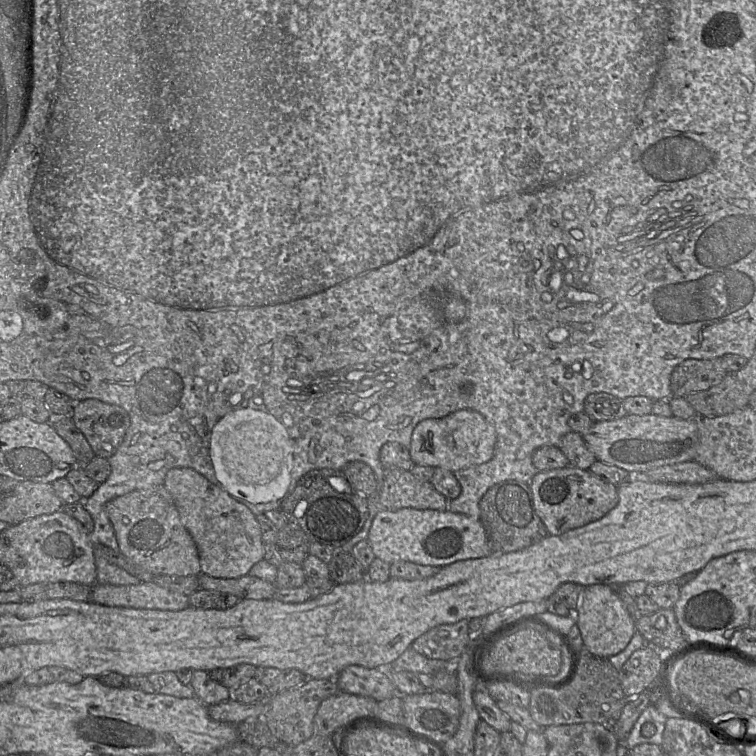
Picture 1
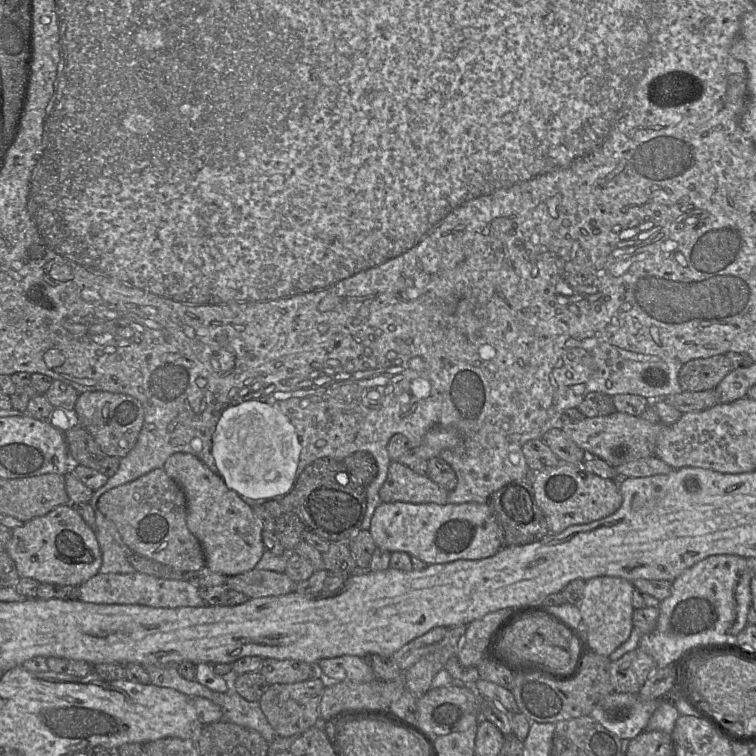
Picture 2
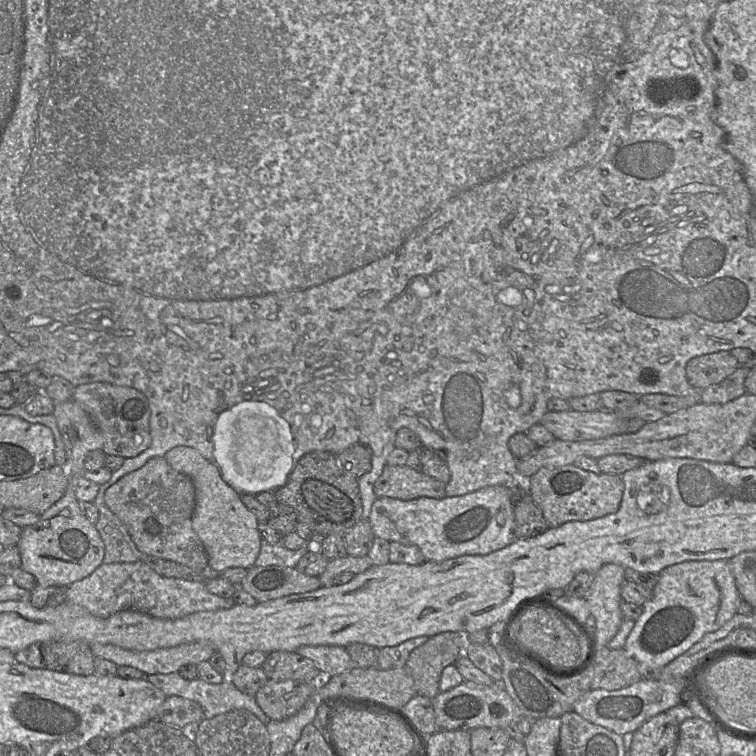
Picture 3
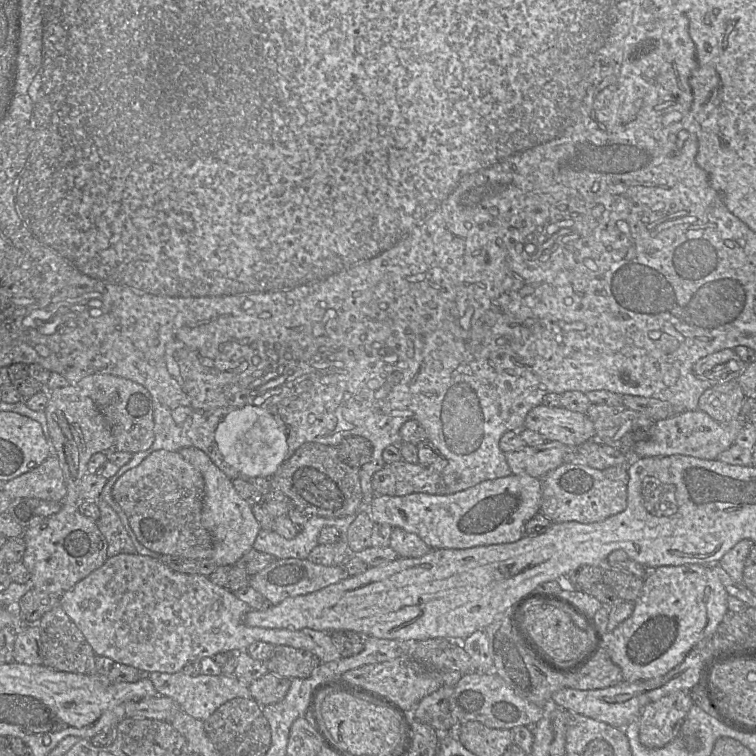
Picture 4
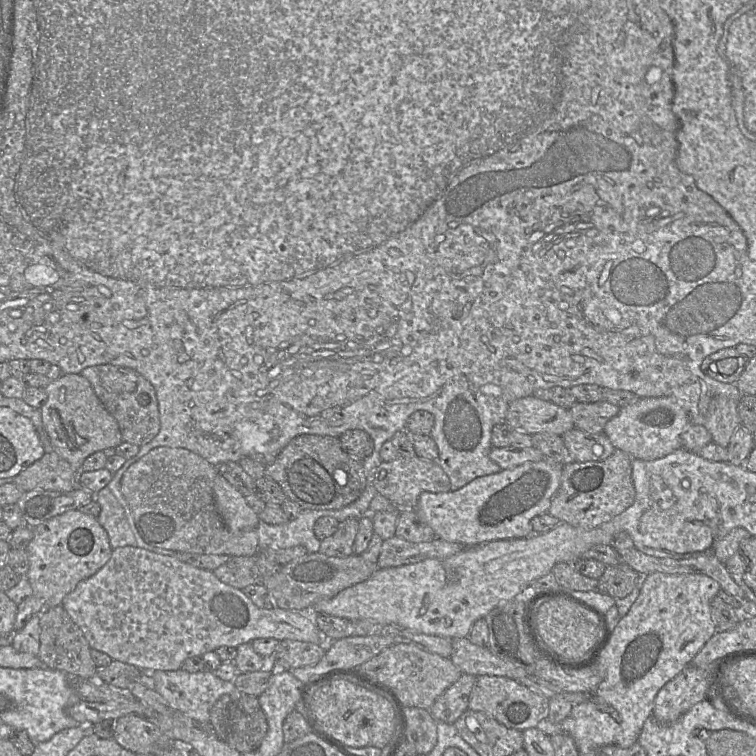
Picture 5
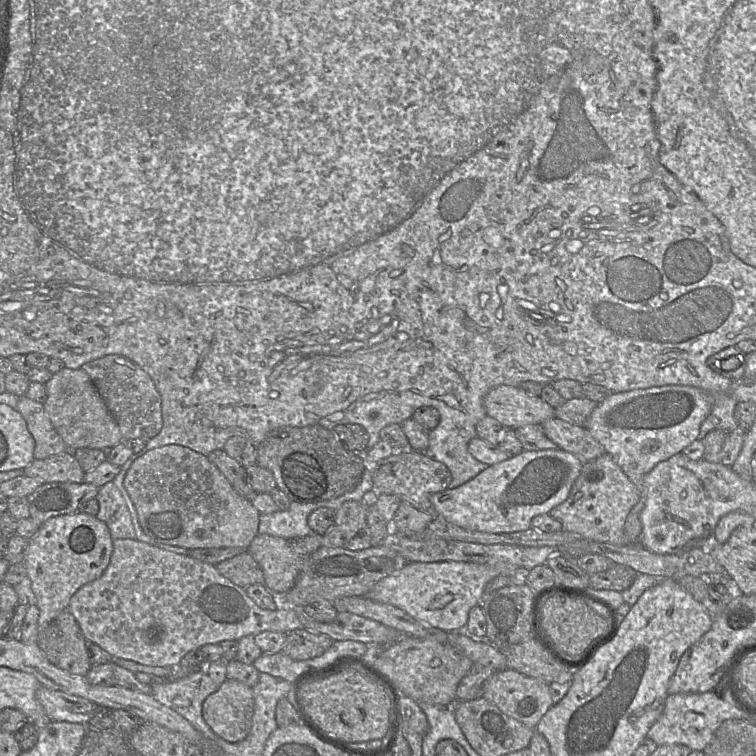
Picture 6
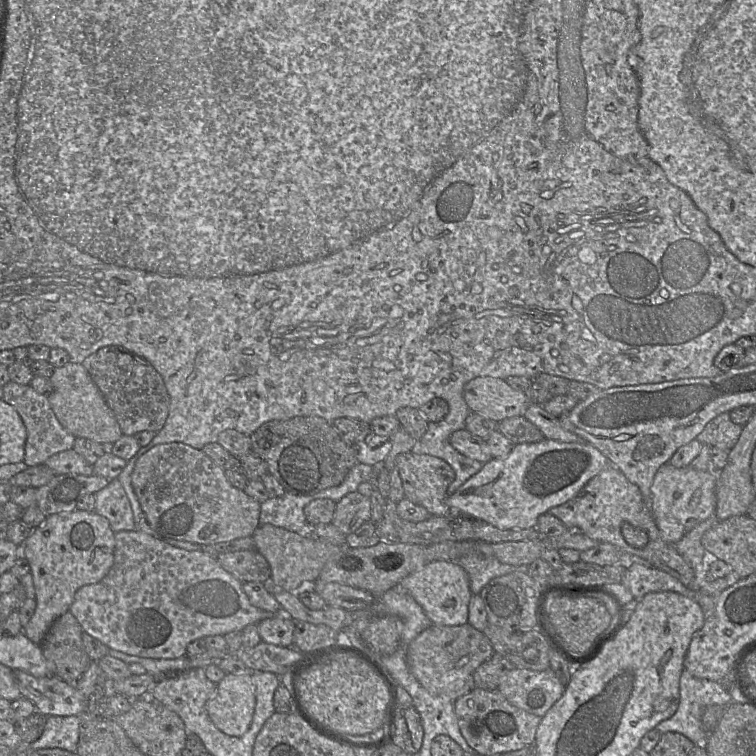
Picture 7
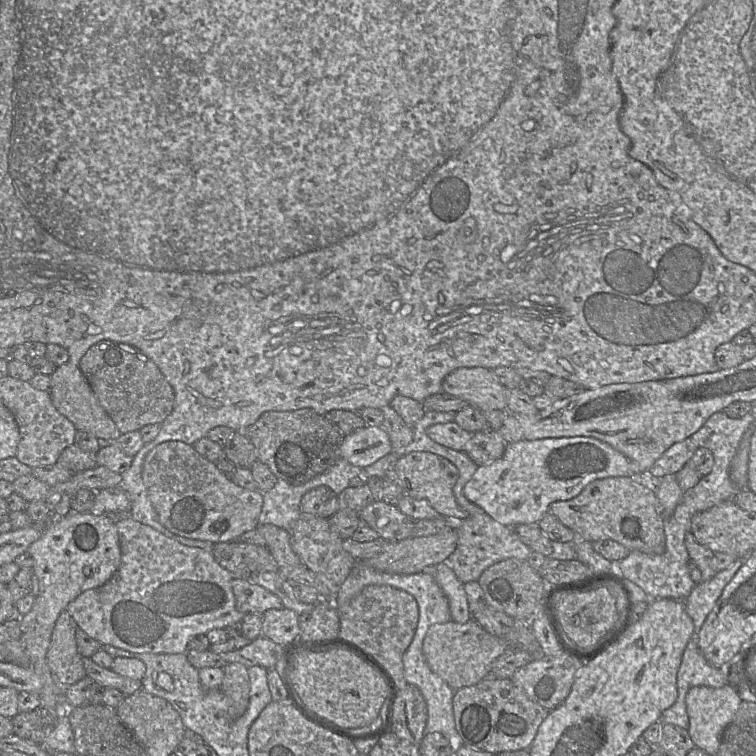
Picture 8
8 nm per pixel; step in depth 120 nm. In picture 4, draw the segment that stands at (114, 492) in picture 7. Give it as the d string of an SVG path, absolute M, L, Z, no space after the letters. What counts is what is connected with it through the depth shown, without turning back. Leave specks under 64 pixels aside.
M99 497L95 503L100 510L96 525L107 541L107 557L118 554L135 554L135 546L116 512Z

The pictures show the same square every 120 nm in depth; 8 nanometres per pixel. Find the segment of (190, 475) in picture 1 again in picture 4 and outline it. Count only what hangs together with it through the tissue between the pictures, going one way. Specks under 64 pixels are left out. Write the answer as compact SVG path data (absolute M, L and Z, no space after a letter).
M186 447L178 450L181 457L195 467L204 479L204 500L201 523L213 539L212 560L217 566L233 565L253 548L261 530L252 506L242 499L235 490L232 479L221 471L200 449Z

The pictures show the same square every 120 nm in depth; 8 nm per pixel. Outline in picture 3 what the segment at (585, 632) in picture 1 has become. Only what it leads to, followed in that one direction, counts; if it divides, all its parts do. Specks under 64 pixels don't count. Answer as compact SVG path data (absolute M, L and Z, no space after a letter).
M614 563L601 567L594 575L593 583L584 597L595 622L595 627L591 629L595 654L597 649L608 645L624 620L620 608L624 570L623 566Z

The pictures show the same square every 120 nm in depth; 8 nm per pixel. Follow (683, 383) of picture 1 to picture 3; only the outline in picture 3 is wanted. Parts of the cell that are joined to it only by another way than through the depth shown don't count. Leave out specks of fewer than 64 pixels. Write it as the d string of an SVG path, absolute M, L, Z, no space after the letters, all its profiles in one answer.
M719 351L691 359L686 365L688 382L696 389L717 384L740 367L730 351Z

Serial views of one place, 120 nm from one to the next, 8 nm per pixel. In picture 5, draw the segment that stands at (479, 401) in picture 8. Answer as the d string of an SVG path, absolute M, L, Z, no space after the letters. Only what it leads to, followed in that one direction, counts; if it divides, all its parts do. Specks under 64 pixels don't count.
M534 396L513 401L509 405L505 423L513 430L530 435L548 433L562 437L567 431L575 428L569 409Z

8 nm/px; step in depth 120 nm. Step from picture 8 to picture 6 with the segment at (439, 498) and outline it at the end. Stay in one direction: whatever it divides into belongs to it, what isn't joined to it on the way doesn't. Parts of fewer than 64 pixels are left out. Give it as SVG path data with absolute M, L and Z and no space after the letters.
M413 449L395 451L391 456L380 460L377 466L382 466L382 469L385 469L384 474L375 471L373 475L374 489L379 494L397 495L403 502L434 515L434 507L430 500L431 496L449 489L452 480L451 472L445 464Z

